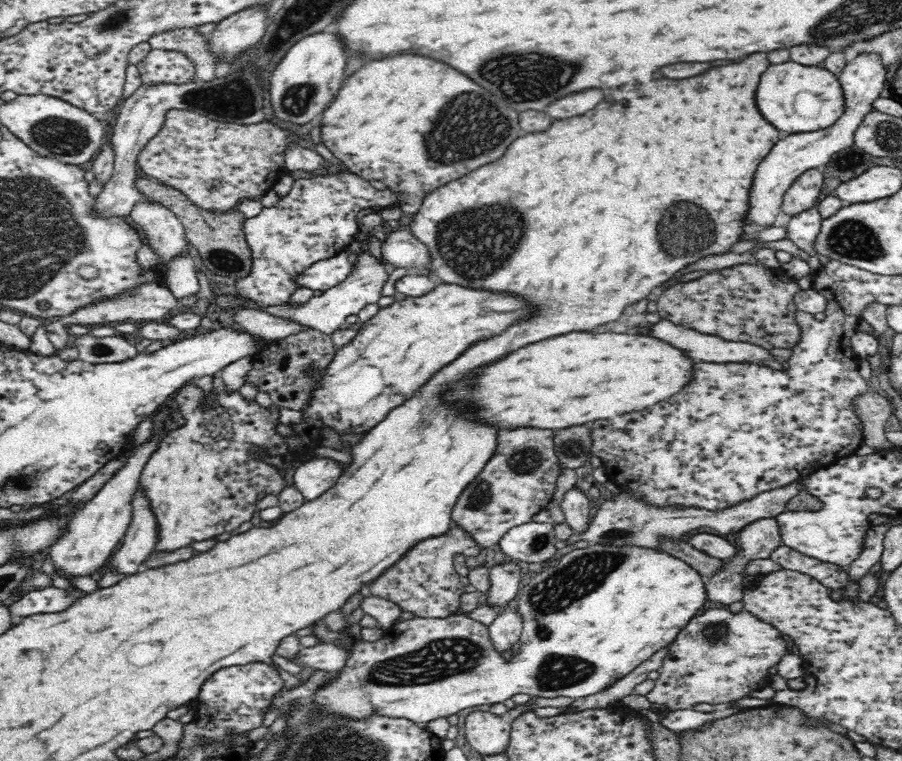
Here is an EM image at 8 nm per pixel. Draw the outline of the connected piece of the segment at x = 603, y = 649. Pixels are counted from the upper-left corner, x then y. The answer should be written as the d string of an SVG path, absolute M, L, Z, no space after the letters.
M589 544L559 556L558 564L523 581L518 613L523 630L520 652L506 660L493 647L480 622L460 614L446 618L420 618L396 622L376 642L356 642L336 680L312 695L316 715L361 721L372 714L408 719L424 725L472 706L498 704L515 694L540 698L568 696L581 699L606 692L639 664L677 638L704 606L704 577L684 561L640 547Z

